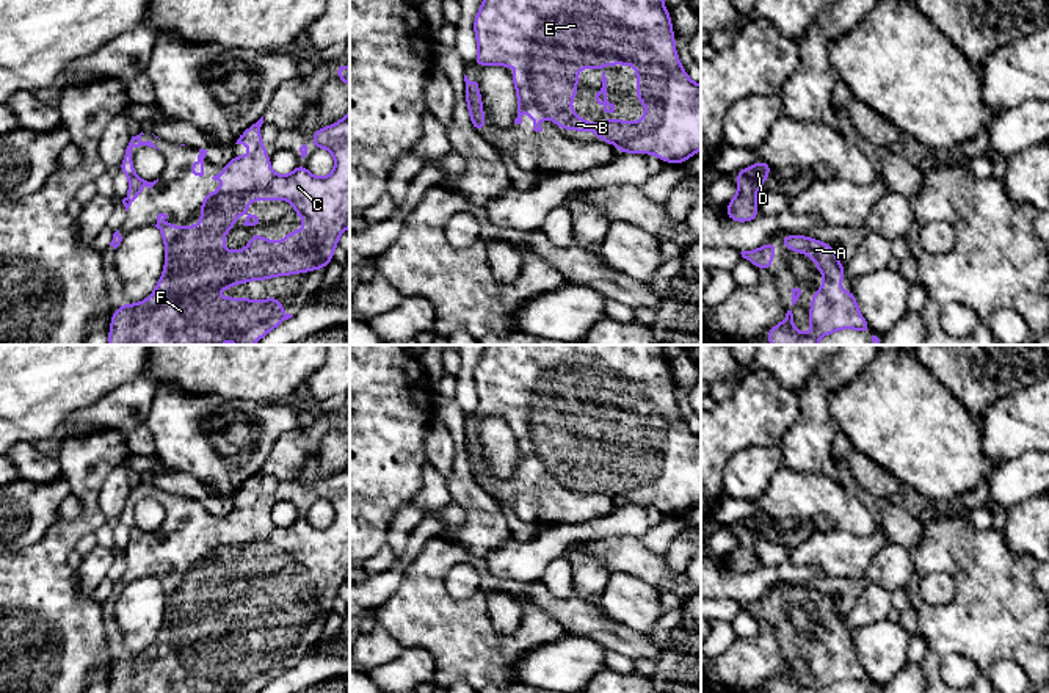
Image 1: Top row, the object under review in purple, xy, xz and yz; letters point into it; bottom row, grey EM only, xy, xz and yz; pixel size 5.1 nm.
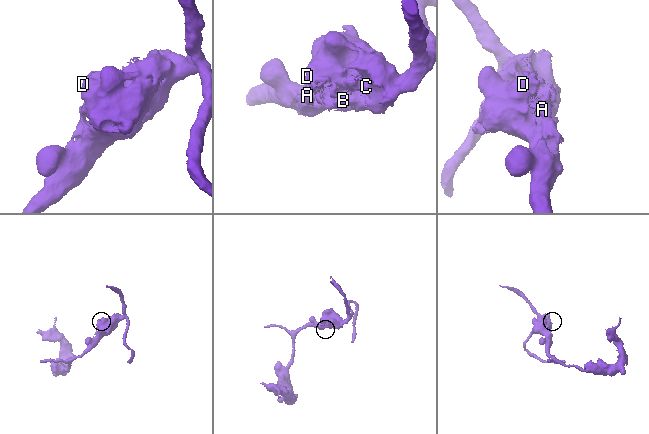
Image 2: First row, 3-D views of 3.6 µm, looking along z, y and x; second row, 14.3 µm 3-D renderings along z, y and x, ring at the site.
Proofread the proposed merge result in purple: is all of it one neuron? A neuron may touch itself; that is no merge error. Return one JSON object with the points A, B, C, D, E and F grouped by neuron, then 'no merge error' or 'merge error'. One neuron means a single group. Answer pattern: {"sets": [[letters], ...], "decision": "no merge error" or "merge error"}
{"sets": [["A", "B", "C", "D", "E", "F"]], "decision": "no merge error"}

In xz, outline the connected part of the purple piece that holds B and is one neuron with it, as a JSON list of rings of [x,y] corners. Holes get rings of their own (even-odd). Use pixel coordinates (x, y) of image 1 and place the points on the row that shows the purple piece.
[[[483,0],[474,19],[474,31],[478,53],[472,66],[524,66],[522,72],[510,72],[517,94],[517,118],[514,124],[522,124],[524,111],[532,111],[535,132],[543,132],[541,118],[547,116],[561,130],[575,129],[583,136],[585,132],[596,132],[597,141],[616,144],[618,155],[652,154],[665,163],[684,165],[701,149],[701,85],[696,85],[681,66],[676,52],[674,31],[670,11],[663,0]],[[608,64],[633,66],[637,72],[637,100],[649,105],[643,111],[643,121],[586,122],[571,105],[577,96],[579,71],[582,67],[601,67]]]

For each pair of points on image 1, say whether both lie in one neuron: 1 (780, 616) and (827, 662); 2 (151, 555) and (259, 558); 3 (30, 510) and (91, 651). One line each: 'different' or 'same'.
1: same
2: same
3: different

